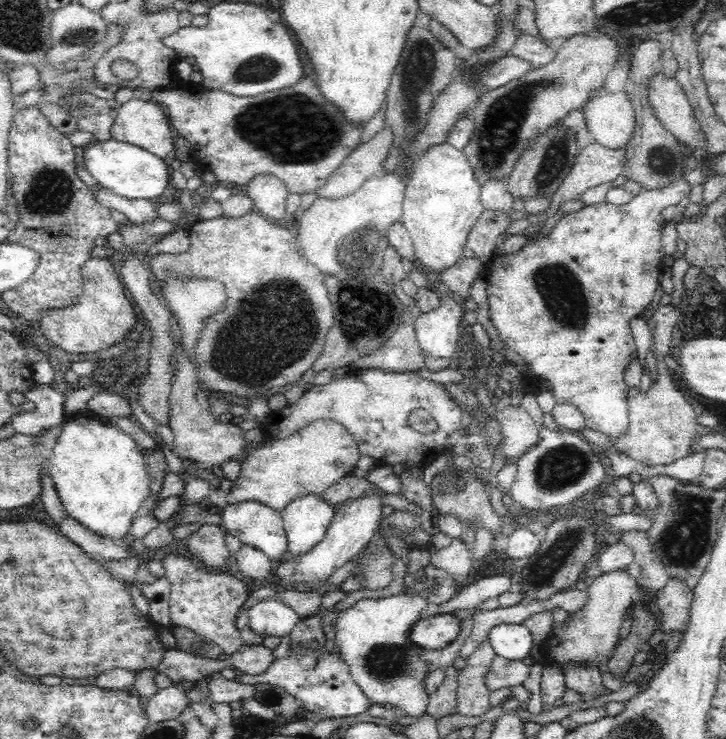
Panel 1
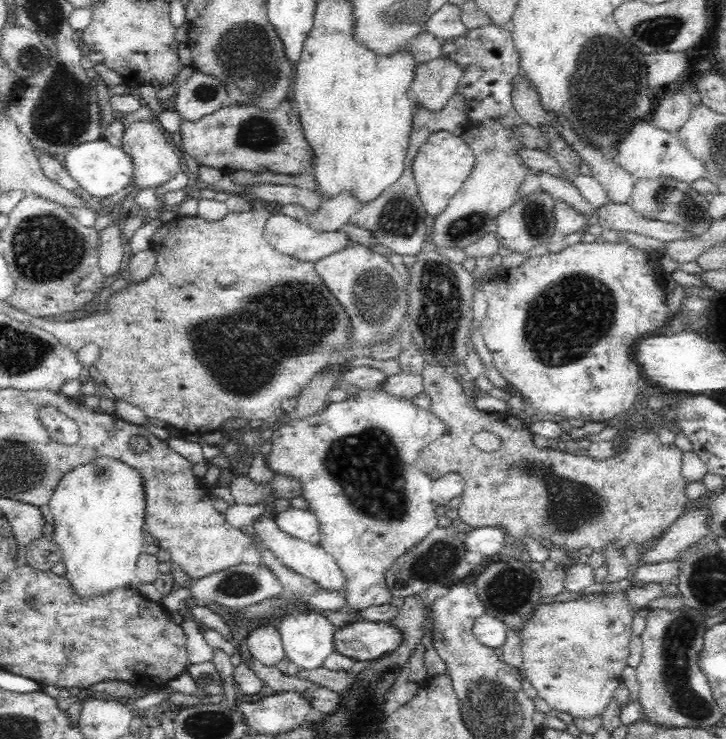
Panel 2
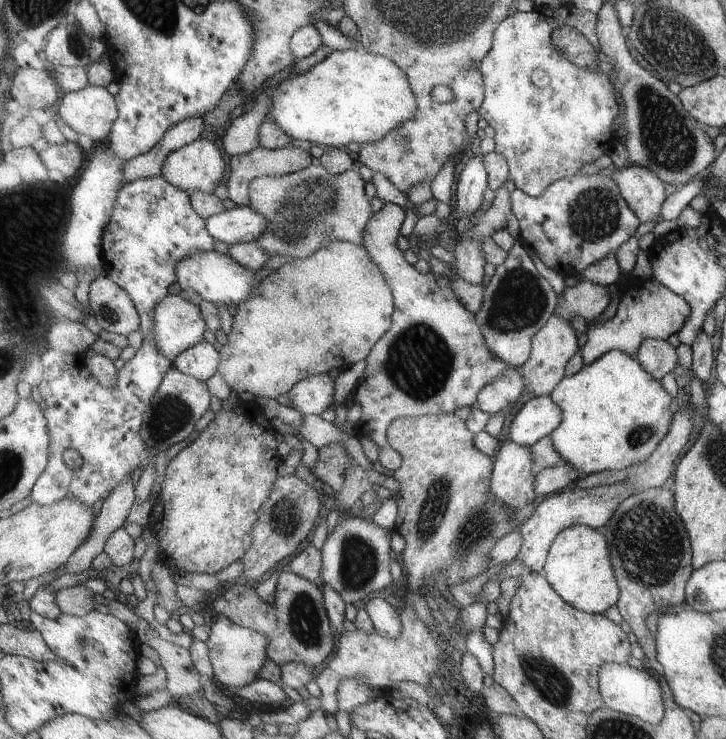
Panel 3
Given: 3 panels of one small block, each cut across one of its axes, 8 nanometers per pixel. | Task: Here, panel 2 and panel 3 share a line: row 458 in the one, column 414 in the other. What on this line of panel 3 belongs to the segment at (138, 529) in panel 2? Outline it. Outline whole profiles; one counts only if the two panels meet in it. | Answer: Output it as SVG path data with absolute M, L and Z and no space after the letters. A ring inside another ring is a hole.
M349 48L345 52L333 52L321 64L313 66L309 72L289 76L277 88L271 88L273 110L269 120L281 124L295 140L315 142L321 148L347 148L347 144L357 142L359 146L369 146L385 140L393 130L401 128L415 118L419 110L419 98L407 72L389 56L377 56L363 52L361 48Z

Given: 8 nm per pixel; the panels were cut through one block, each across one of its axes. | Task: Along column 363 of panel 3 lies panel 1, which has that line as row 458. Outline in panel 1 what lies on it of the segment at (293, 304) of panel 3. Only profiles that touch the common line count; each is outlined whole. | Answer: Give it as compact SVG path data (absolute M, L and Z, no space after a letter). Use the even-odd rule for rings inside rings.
M332 418L312 420L282 440L264 442L260 450L250 454L248 460L240 464L240 476L232 484L228 504L234 506L240 502L262 502L264 506L282 512L298 496L322 496L326 488L336 484L340 478L350 476L360 458L360 446L344 424Z

